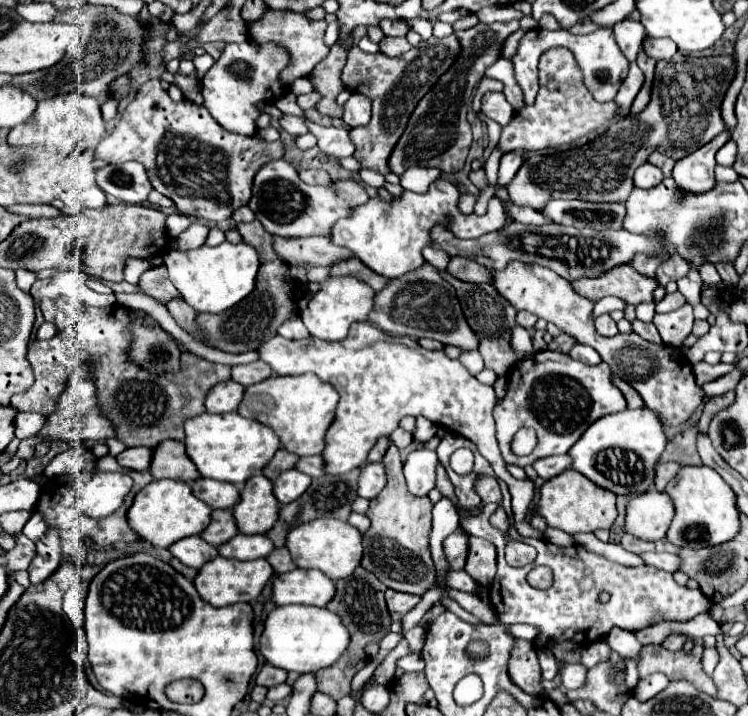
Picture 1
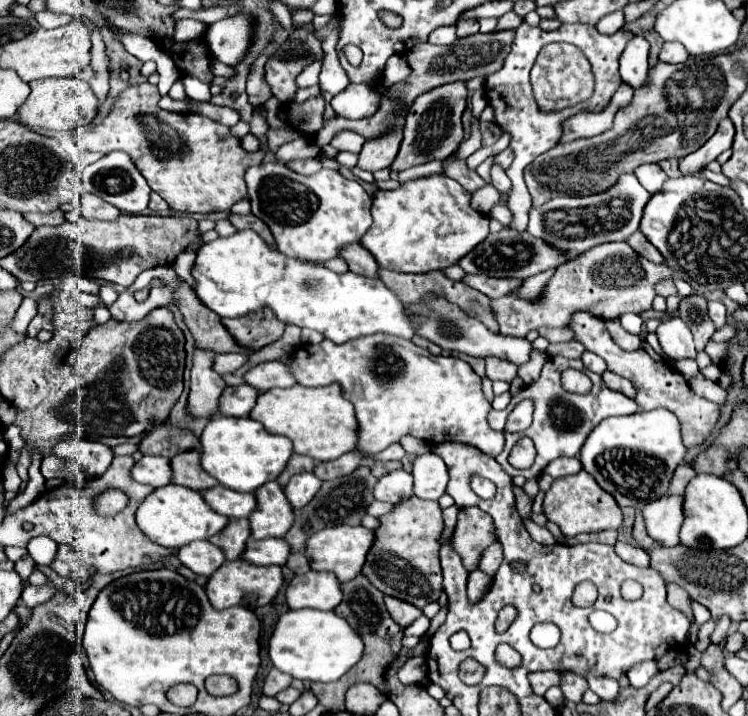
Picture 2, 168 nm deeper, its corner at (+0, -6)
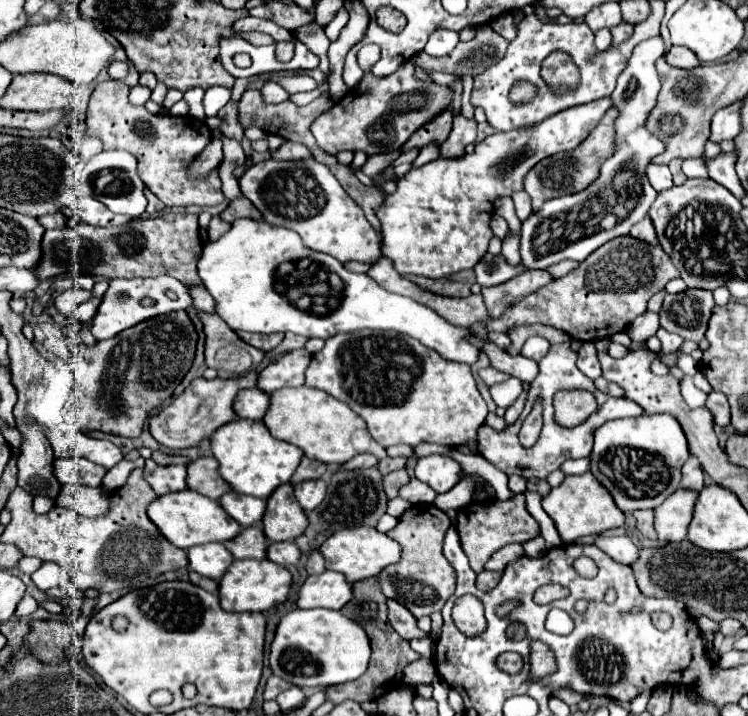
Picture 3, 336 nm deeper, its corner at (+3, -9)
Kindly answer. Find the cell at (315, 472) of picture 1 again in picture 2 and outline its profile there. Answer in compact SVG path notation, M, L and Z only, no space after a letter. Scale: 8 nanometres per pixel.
M349 452L337 460L331 462L319 462L317 468L313 470L313 474L319 480L333 480L339 476L347 476L349 472L353 472L355 468L359 468L363 464L363 456L357 452Z

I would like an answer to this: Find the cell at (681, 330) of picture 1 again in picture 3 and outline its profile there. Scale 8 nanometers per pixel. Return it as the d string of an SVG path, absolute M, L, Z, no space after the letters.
M678 351L677 366L686 375L694 376L698 371L698 363L692 358L691 355L687 355Z

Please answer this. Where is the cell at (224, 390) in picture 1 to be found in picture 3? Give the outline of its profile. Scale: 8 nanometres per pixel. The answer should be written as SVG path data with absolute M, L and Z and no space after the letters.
M242 389L234 399L234 411L240 419L260 421L270 405L270 397L260 389Z

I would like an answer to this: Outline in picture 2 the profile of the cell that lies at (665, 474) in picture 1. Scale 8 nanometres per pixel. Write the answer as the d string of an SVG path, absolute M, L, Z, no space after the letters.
M681 464L677 468L677 472L673 474L673 484L669 486L669 494L683 494L685 486L689 484L689 480L695 476L697 472L689 466L689 464Z

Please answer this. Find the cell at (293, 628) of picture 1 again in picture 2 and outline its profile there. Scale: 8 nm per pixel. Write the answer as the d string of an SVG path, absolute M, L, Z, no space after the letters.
M313 608L285 612L269 640L269 658L275 668L297 680L333 682L345 676L363 656L365 644L361 636L335 612Z

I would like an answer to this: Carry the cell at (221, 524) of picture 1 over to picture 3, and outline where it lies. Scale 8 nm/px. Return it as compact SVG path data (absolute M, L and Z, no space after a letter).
M260 525L244 527L234 539L222 543L234 559L264 559L264 551L268 547L268 541L262 533Z

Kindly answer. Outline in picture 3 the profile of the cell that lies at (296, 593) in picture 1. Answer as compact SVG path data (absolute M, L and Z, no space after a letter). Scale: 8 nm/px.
M324 571L310 575L300 587L296 605L300 609L342 609L352 599L352 587L344 575L336 571Z

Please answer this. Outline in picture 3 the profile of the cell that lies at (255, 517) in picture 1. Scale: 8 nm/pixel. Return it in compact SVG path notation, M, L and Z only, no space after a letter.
M280 485L266 501L266 511L262 517L264 535L268 541L292 541L306 529L308 519L298 505L292 485Z

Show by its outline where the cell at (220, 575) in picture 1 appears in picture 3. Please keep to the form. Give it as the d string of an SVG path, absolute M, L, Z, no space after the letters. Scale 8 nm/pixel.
M246 559L246 561L234 561L226 575L220 579L218 597L220 605L226 611L268 611L274 605L280 605L286 601L290 591L292 575L286 567L274 565L272 561L258 561L258 559Z

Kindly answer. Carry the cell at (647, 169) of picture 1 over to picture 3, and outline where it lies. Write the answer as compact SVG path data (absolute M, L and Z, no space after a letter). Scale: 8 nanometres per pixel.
M650 163L650 167L646 167L646 177L656 191L664 191L664 189L672 187L672 175L666 165L652 165Z

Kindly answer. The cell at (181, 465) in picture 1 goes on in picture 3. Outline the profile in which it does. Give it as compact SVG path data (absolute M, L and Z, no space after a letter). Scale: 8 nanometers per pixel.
M198 457L196 461L188 463L188 489L210 499L218 499L220 495L230 491L230 485L218 475L216 467L218 461L214 457Z

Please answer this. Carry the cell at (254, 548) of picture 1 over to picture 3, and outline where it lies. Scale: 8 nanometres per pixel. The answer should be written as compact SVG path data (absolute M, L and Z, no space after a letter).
M282 541L282 543L270 543L266 549L266 559L272 563L278 563L282 567L298 563L300 549L294 545L294 541Z

